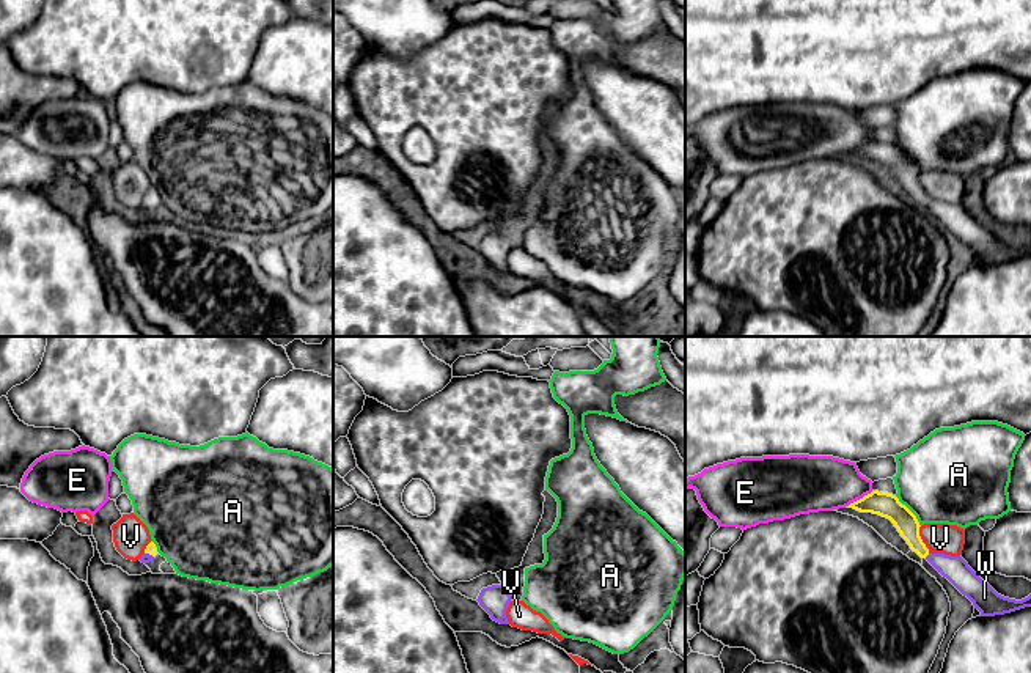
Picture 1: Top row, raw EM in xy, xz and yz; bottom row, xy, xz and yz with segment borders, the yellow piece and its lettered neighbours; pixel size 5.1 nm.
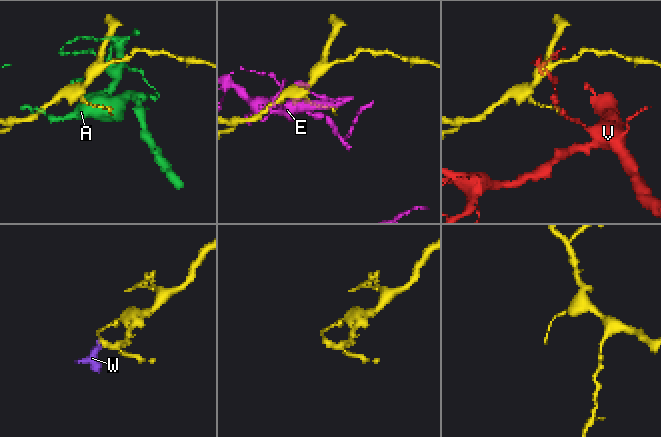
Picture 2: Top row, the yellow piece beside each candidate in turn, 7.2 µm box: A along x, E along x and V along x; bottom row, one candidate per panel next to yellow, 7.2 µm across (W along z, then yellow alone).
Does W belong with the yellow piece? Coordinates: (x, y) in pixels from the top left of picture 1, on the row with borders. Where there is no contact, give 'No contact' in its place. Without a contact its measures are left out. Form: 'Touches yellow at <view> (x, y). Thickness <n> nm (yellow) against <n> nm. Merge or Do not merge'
Touches yellow at yz (926, 555). Thickness 120 nm (yellow) against 140 nm. Merge

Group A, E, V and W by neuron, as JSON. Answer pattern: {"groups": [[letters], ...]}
{"groups": [["A"], ["E"], ["V"], ["W"]]}

